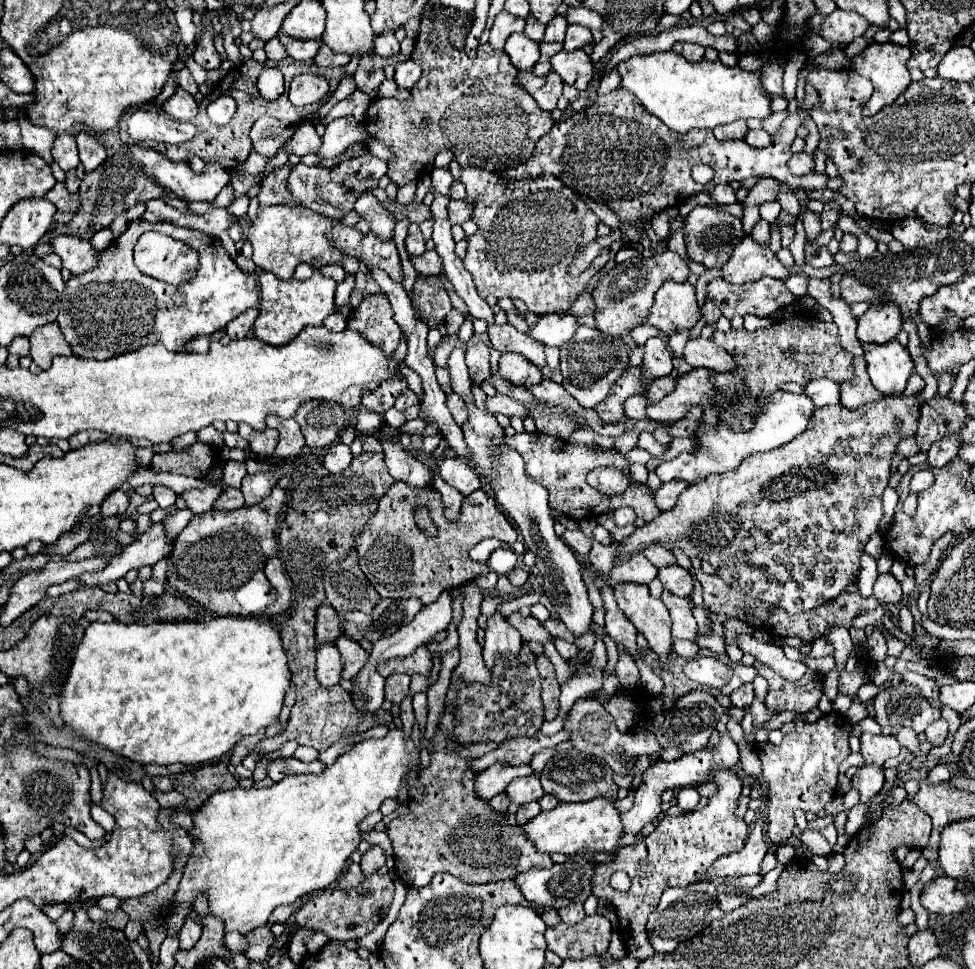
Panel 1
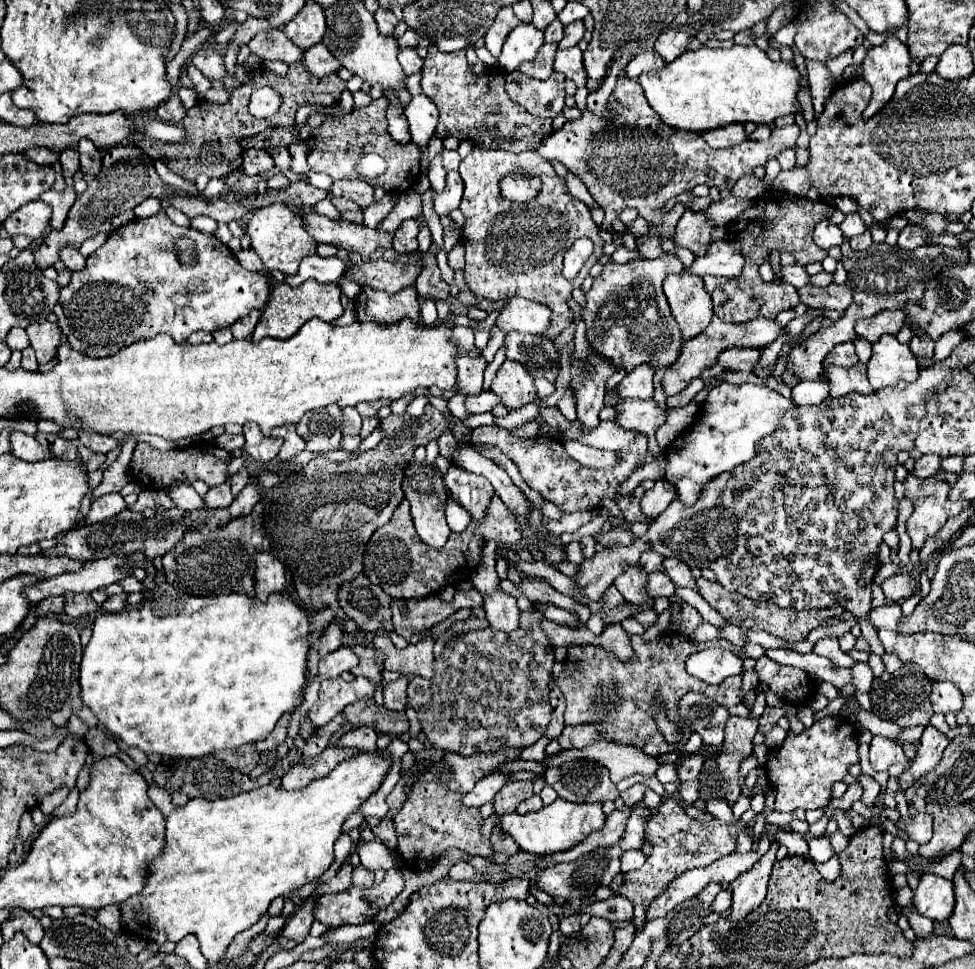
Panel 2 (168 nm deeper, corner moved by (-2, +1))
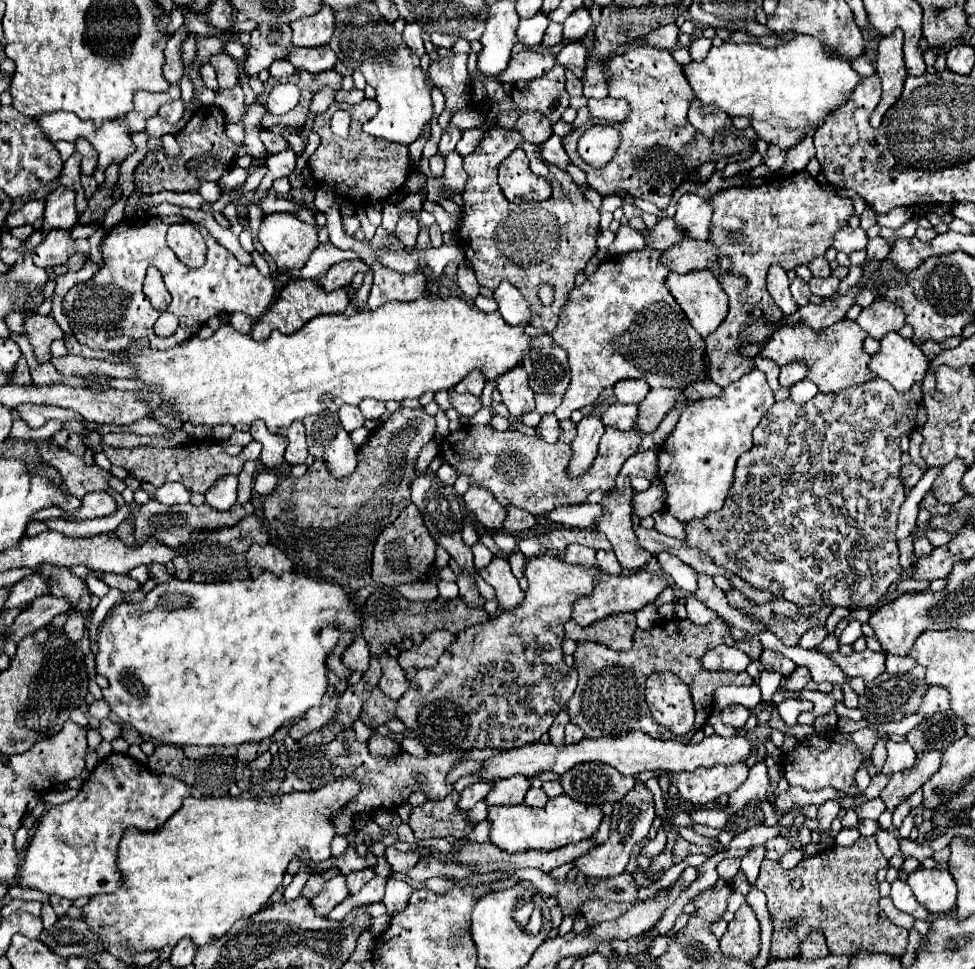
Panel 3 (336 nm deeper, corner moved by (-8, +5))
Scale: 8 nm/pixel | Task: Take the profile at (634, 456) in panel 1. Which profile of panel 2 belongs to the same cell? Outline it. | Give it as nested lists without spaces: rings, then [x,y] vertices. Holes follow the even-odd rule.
[[[564,442],[564,448],[570,456],[574,456],[580,464],[584,464],[588,468],[610,468],[620,462],[618,452],[596,450],[590,446],[582,446],[580,442]]]

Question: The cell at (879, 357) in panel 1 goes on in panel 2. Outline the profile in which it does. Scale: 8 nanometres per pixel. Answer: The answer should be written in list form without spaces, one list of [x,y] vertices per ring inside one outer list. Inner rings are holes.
[[[884,334],[872,344],[872,358],[868,360],[868,380],[874,390],[894,386],[900,380],[914,382],[918,378],[918,364],[910,354],[908,344],[900,344],[896,336]]]

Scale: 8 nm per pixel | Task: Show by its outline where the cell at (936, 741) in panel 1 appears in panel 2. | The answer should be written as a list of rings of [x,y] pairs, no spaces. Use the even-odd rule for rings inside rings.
[[[926,726],[924,734],[922,734],[922,740],[920,740],[920,748],[918,748],[918,754],[916,754],[916,760],[912,762],[912,766],[908,770],[904,770],[904,774],[900,774],[898,782],[900,782],[900,788],[908,790],[922,774],[930,772],[936,768],[936,764],[940,762],[942,758],[942,752],[944,748],[948,746],[948,738],[938,732],[934,726]]]

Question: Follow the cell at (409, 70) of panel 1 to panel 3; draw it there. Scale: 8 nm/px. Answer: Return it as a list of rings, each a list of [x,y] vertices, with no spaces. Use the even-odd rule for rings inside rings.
[[[406,22],[406,28],[404,28],[404,40],[406,40],[406,44],[418,54],[418,56],[422,56],[426,50],[424,50],[424,42],[422,42],[422,30],[420,30],[420,26],[416,24],[416,22]]]

